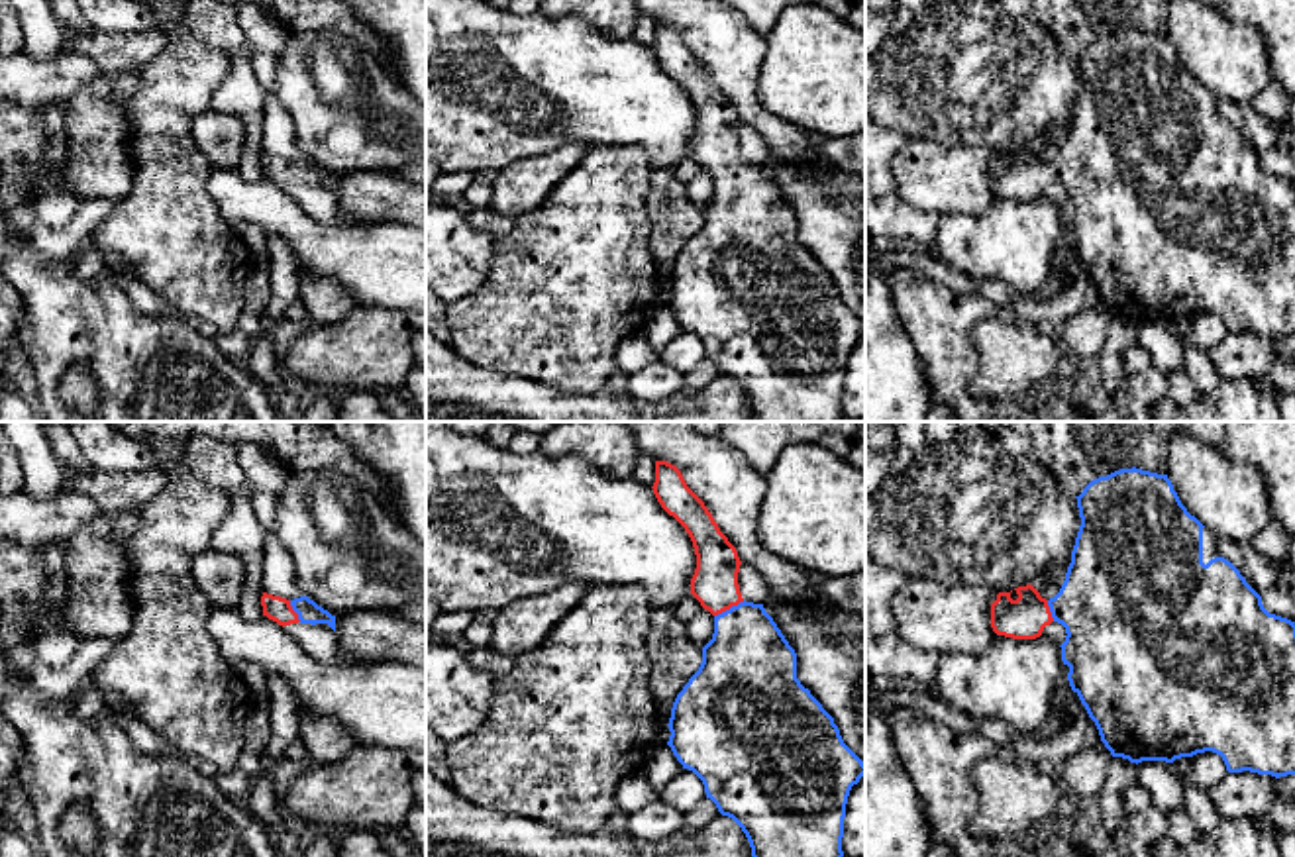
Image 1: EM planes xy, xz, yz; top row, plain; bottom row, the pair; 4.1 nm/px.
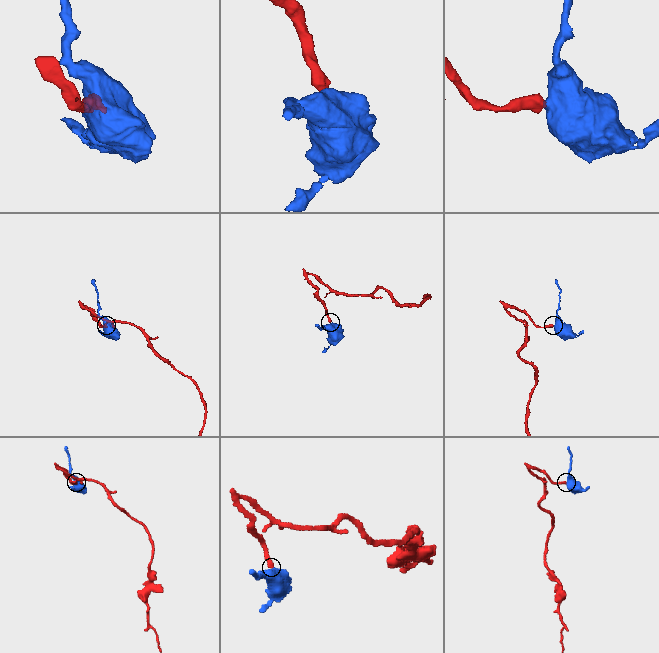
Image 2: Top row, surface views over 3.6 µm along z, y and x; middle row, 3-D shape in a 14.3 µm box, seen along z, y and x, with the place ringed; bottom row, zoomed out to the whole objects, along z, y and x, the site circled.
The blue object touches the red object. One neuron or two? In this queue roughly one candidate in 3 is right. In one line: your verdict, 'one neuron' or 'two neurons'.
one neuron

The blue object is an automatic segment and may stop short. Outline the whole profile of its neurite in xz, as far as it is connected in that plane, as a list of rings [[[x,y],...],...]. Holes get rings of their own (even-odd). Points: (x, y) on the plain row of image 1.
[[[655,22],[651,49],[693,102],[697,129],[691,155],[714,176],[702,224],[673,263],[667,306],[683,329],[702,341],[718,373],[742,388],[753,422],[842,422],[846,365],[852,347],[865,335],[865,324],[797,239],[797,214],[763,165],[742,159],[738,112],[681,31]]]

